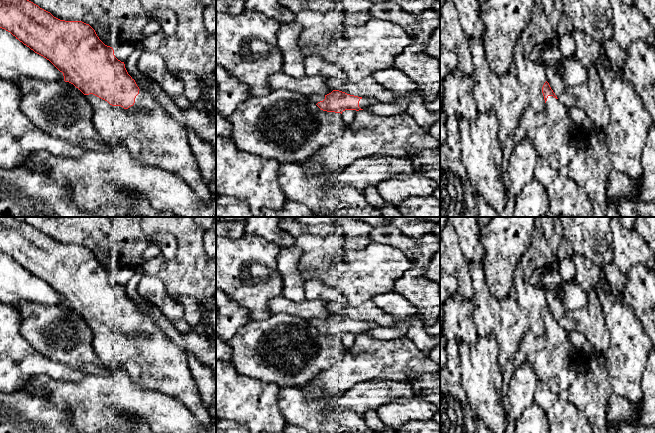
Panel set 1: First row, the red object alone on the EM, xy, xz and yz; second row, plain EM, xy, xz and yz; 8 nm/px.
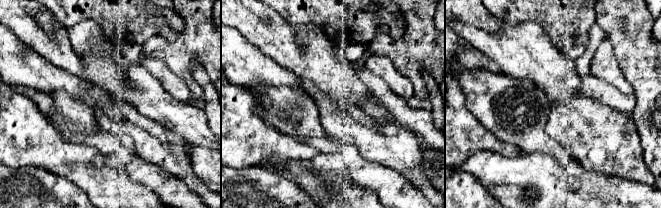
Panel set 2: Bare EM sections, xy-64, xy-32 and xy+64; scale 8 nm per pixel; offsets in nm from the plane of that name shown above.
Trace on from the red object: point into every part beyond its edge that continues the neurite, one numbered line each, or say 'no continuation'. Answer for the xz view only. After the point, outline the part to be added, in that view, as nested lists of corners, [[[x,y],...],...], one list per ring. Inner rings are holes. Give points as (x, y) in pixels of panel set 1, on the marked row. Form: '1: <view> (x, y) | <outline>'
1: xz (365, 102) | [[[363,97],[362,99],[360,99],[359,101],[359,107],[361,109],[366,109],[367,107],[377,103],[378,101],[373,98],[373,97]]]

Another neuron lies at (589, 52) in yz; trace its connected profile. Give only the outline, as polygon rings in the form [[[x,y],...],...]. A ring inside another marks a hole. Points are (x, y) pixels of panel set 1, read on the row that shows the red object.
[[[573,29],[576,50],[570,57],[565,57],[560,72],[567,86],[582,84],[587,80],[588,65],[596,65],[605,57],[604,49],[583,31]]]

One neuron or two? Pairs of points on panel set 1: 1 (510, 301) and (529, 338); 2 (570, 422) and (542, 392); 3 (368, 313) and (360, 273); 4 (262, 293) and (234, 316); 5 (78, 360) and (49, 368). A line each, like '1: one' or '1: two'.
1: two
2: one
3: two
4: two
5: two

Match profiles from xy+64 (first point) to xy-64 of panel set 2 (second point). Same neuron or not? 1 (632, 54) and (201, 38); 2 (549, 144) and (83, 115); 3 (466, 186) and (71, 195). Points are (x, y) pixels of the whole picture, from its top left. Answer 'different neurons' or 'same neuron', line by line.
1: same neuron
2: same neuron
3: same neuron

